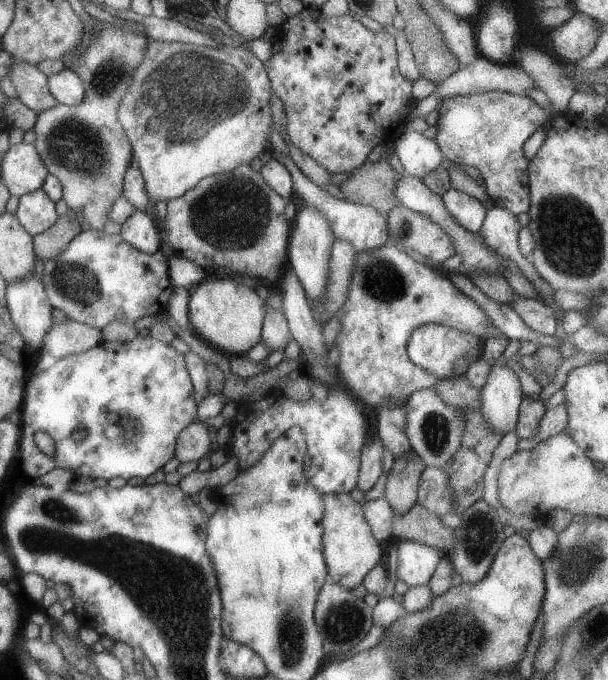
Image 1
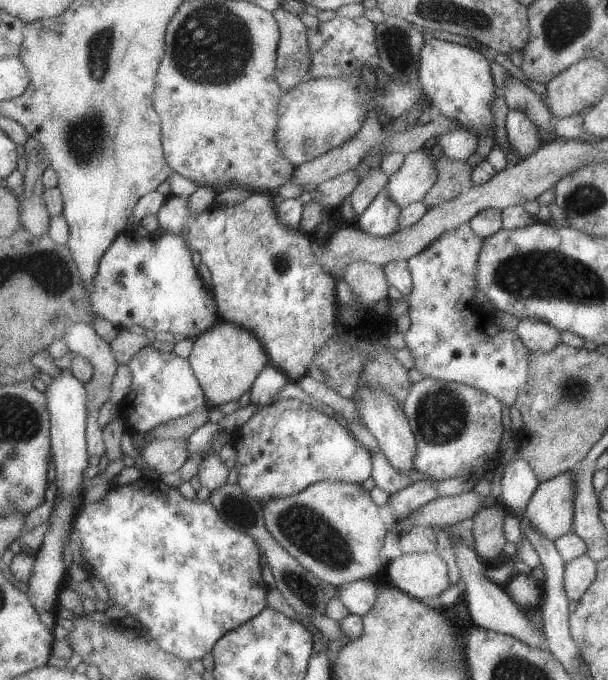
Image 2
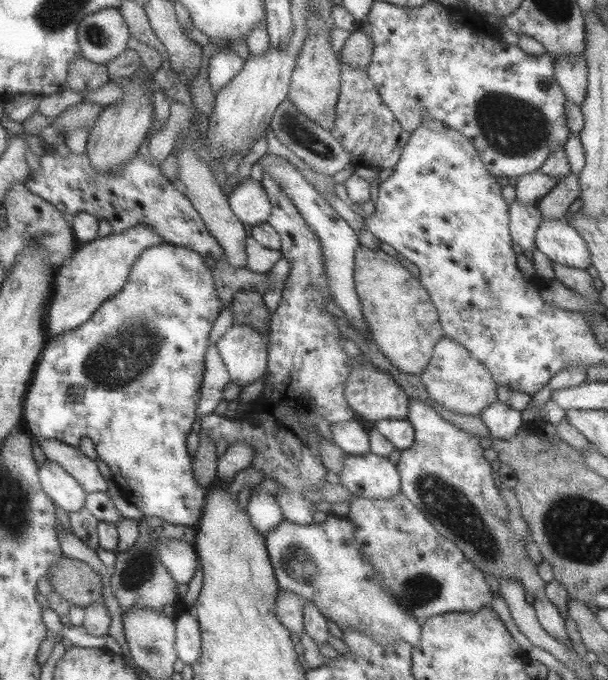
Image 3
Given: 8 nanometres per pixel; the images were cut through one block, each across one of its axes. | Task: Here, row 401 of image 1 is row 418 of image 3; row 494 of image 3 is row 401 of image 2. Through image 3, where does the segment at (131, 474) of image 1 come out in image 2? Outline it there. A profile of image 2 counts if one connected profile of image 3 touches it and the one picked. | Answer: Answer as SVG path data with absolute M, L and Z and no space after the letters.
M146 345L132 357L128 366L132 371L133 382L130 392L119 402L120 419L134 433L146 434L159 424L186 416L207 405L205 392L188 358Z

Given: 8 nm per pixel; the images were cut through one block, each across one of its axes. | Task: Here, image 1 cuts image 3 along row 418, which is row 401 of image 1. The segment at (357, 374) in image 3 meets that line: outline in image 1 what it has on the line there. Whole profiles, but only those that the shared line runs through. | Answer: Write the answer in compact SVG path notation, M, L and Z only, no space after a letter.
M389 241L376 250L356 252L354 262L356 264L350 278L348 298L341 307L342 328L340 336L336 336L332 354L336 361L339 384L359 402L361 407L369 405L380 410L384 402L407 402L414 392L438 384L440 378L436 378L434 374L426 372L424 368L414 365L409 360L408 340L418 326L440 324L463 332L472 332L478 338L488 339L486 330L491 322L484 314L484 310L472 298L463 294L445 273L436 272L430 266L416 262L392 242Z

